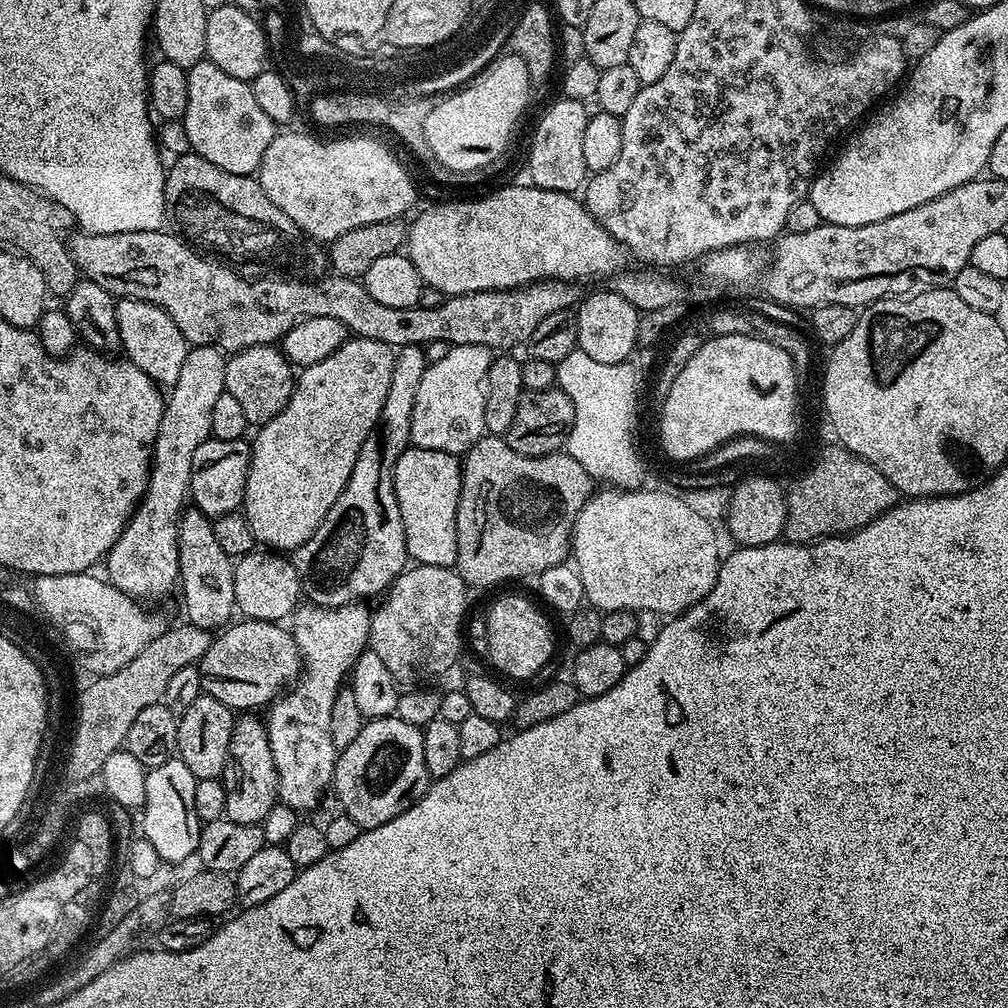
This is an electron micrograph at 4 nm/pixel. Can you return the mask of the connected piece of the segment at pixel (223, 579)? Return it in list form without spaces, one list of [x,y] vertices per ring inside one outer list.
[[[195,506],[181,513],[179,524],[180,591],[184,596],[187,621],[199,628],[216,630],[223,627],[235,613],[234,564],[231,557],[215,541],[211,519]]]

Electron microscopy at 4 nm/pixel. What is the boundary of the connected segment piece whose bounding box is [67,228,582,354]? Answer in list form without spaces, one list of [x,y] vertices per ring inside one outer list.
[[[155,228],[118,234],[94,234],[76,230],[67,239],[68,252],[74,258],[76,271],[83,279],[98,282],[98,286],[102,286],[102,290],[106,290],[111,296],[145,300],[166,310],[170,318],[174,318],[178,330],[182,330],[189,345],[202,348],[215,346],[224,354],[240,352],[244,348],[259,344],[275,345],[283,341],[286,333],[305,318],[338,318],[338,322],[347,326],[353,337],[370,338],[374,342],[387,344],[393,350],[415,344],[426,346],[430,342],[446,342],[449,346],[461,344],[486,346],[493,350],[512,350],[515,344],[523,345],[527,342],[530,334],[534,334],[535,328],[538,327],[538,322],[542,322],[542,318],[547,318],[555,312],[569,311],[582,296],[582,292],[576,289],[579,287],[567,280],[539,280],[521,288],[450,296],[442,302],[442,306],[433,308],[382,306],[382,302],[370,298],[359,279],[350,276],[325,274],[318,280],[243,280],[236,273],[239,271],[235,267],[205,258],[179,235],[164,231]]]

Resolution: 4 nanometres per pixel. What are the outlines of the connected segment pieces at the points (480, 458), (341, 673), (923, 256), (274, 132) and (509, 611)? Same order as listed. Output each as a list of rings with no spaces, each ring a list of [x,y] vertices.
[[[485,434],[478,442],[474,442],[467,452],[463,453],[460,477],[462,478],[462,490],[458,498],[458,514],[456,515],[456,562],[454,567],[464,579],[465,585],[471,586],[473,589],[475,589],[474,587],[492,588],[495,584],[504,584],[507,580],[520,580],[523,576],[536,578],[539,577],[542,570],[555,564],[563,564],[569,559],[572,523],[576,520],[576,515],[580,513],[584,503],[594,495],[594,487],[592,488],[594,479],[566,451],[551,452],[545,456],[523,456],[518,454],[518,450],[510,450],[505,437]]]
[[[311,602],[305,603],[305,608],[303,606],[297,607],[290,616],[290,631],[294,642],[298,646],[300,651],[300,658],[302,661],[302,671],[300,673],[300,679],[298,683],[289,691],[287,694],[281,695],[279,699],[271,705],[270,711],[272,713],[266,716],[266,727],[268,729],[268,741],[270,742],[270,750],[274,754],[274,766],[278,770],[278,782],[280,783],[280,791],[278,793],[279,803],[290,806],[298,814],[305,814],[311,808],[316,808],[320,804],[320,799],[324,796],[324,788],[326,789],[332,783],[332,775],[336,769],[336,758],[338,755],[338,743],[332,737],[332,707],[336,704],[336,695],[340,692],[340,683],[347,681],[349,679],[350,673],[354,665],[356,665],[356,659],[358,659],[361,654],[368,648],[368,624],[370,621],[369,609],[364,609],[365,605],[363,603],[357,602],[354,604],[347,604],[341,608],[322,608],[319,604],[314,604]]]
[[[977,178],[966,182],[936,200],[914,206],[914,210],[902,210],[902,214],[882,218],[882,222],[870,222],[866,226],[838,226],[821,222],[805,232],[785,231],[775,241],[776,257],[767,261],[762,272],[765,294],[788,308],[811,310],[837,304],[860,310],[876,300],[907,298],[917,292],[951,285],[956,275],[969,267],[968,259],[974,245],[998,230],[996,224],[972,224],[976,220],[976,208],[984,204],[980,197],[984,188],[982,181]]]
[[[205,58],[188,69],[186,90],[190,99],[186,101],[183,122],[192,151],[230,174],[259,173],[266,146],[278,135],[278,126],[258,106],[251,83],[230,78],[226,70],[218,70],[218,66]]]
[[[500,596],[486,611],[488,622],[488,650],[486,659],[497,668],[495,671],[501,677],[512,680],[528,680],[531,676],[536,676],[548,664],[548,659],[552,656],[552,628],[548,625],[548,620],[527,600],[524,596]]]

